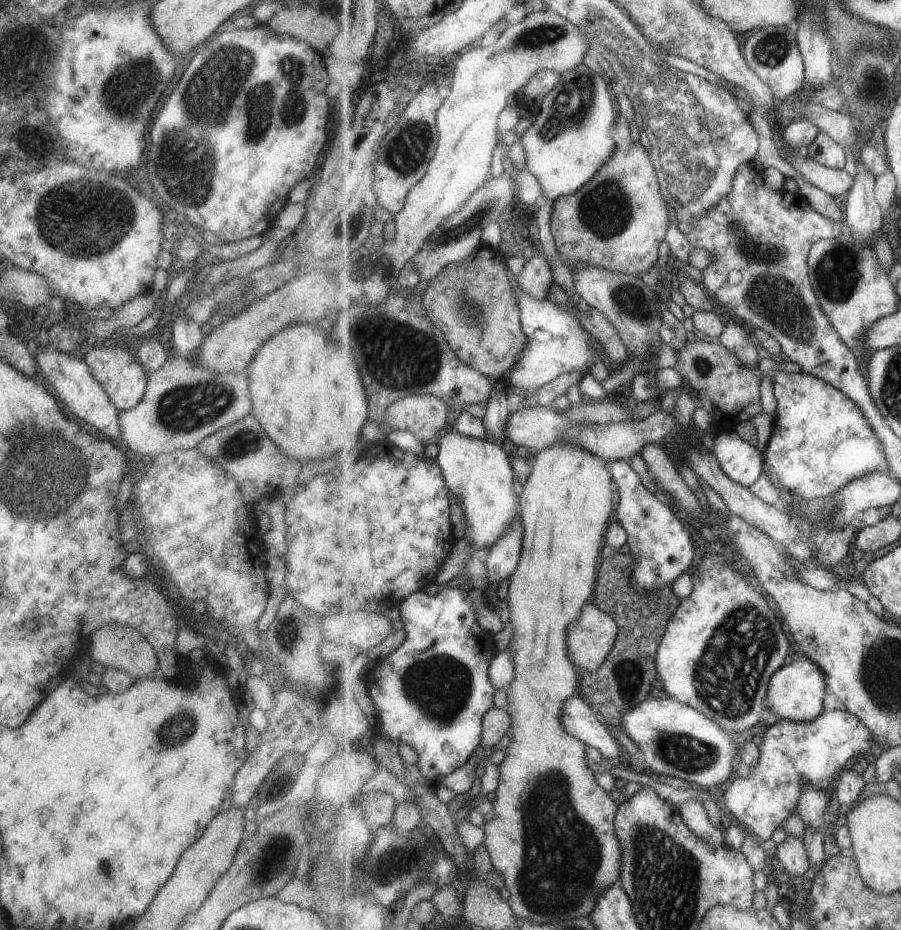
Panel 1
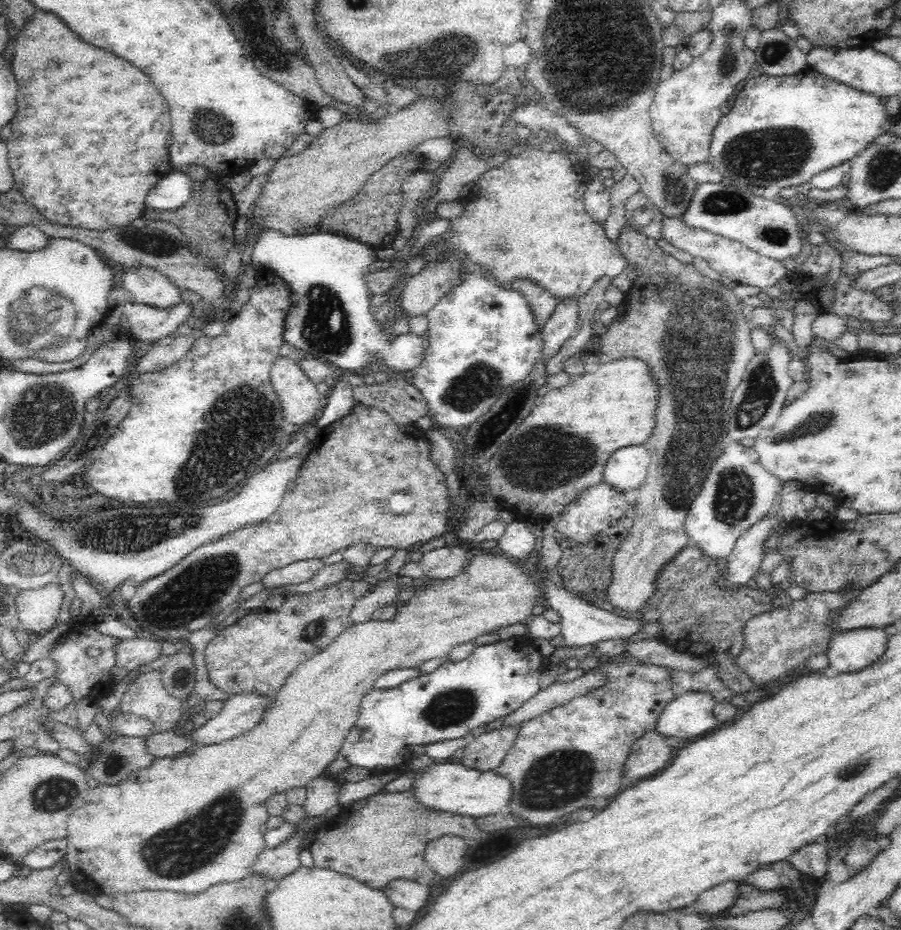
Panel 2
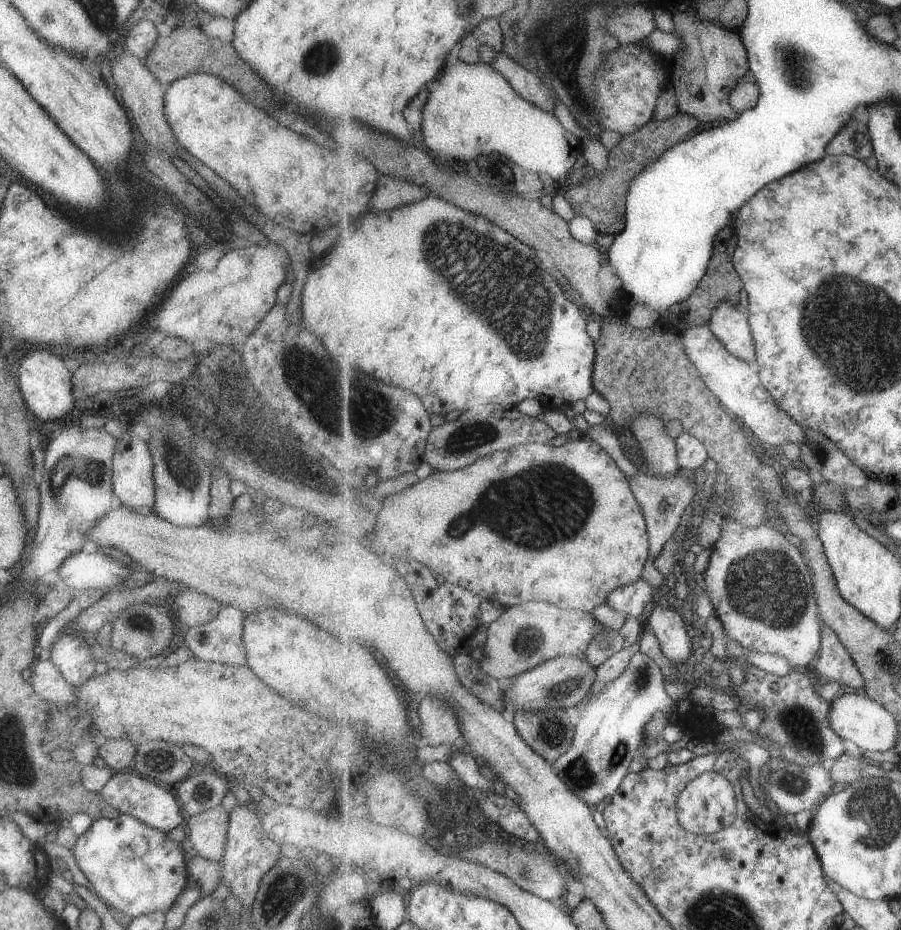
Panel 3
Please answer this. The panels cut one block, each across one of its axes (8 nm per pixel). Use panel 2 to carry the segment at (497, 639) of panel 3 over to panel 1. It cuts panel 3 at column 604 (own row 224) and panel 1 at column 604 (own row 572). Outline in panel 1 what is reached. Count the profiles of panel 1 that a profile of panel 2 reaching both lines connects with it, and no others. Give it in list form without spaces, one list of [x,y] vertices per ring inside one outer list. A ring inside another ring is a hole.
[[[589,601],[572,626],[568,628],[568,649],[578,669],[595,672],[608,658],[619,634],[617,621]]]

